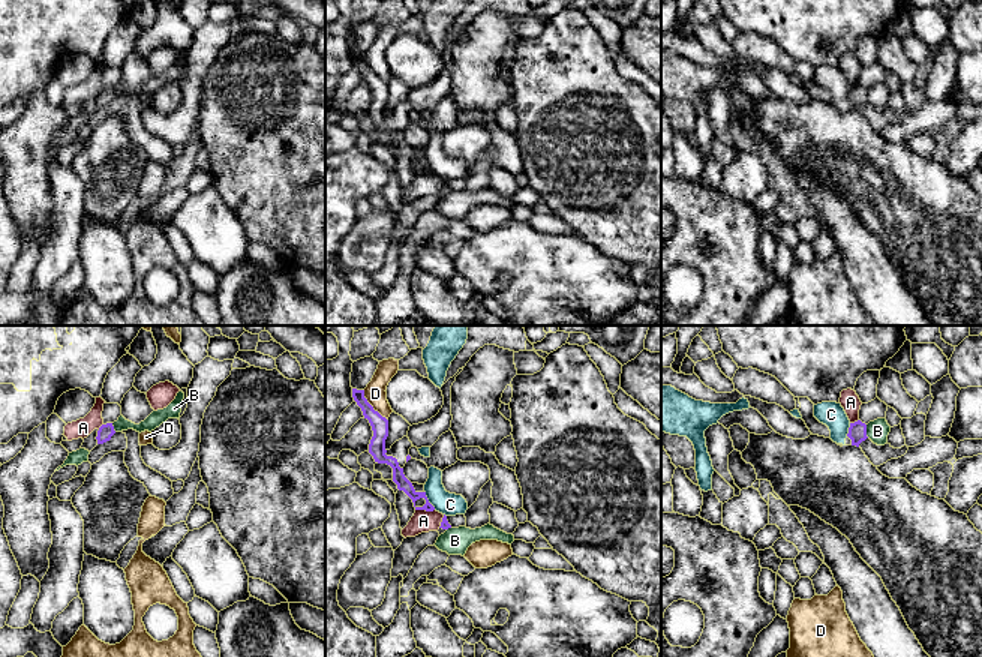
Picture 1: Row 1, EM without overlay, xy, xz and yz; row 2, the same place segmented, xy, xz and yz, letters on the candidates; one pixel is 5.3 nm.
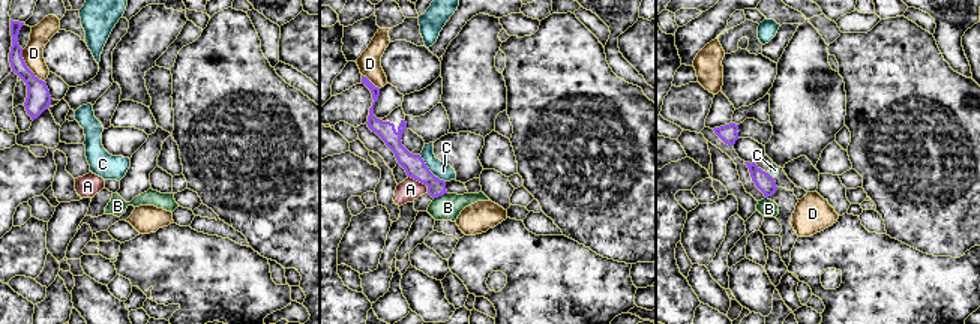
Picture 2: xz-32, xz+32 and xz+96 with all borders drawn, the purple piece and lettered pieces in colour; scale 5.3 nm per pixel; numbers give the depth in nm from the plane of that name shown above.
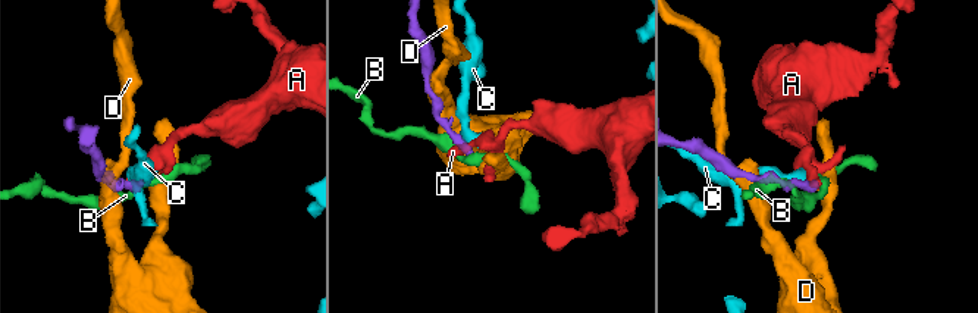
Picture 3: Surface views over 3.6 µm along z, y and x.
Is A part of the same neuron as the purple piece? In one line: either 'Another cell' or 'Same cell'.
Another cell

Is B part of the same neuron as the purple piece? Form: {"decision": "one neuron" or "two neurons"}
{"decision": "two neurons"}

